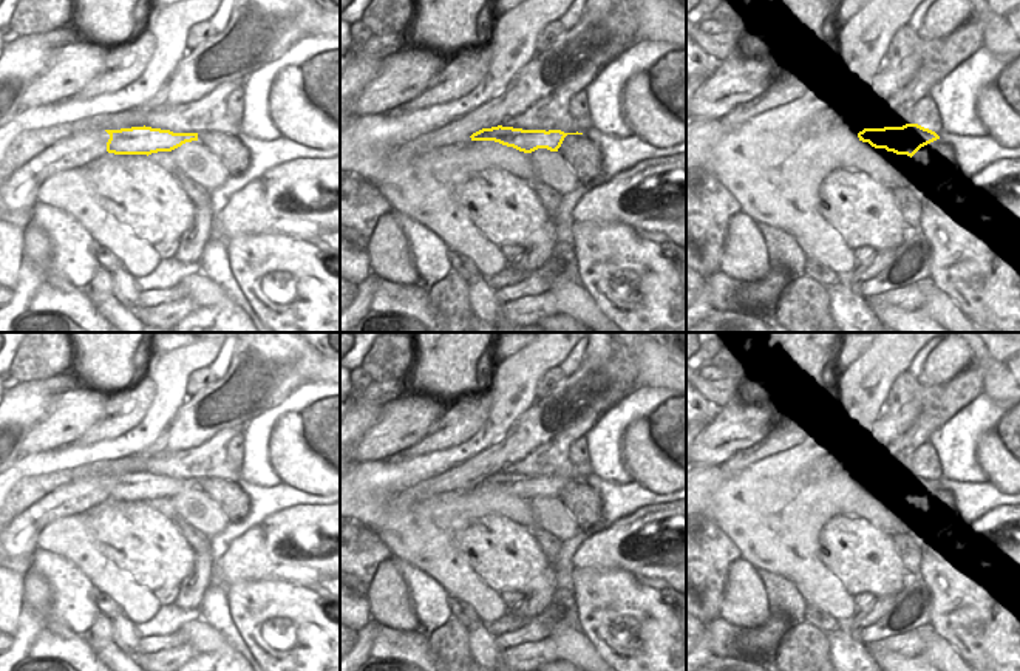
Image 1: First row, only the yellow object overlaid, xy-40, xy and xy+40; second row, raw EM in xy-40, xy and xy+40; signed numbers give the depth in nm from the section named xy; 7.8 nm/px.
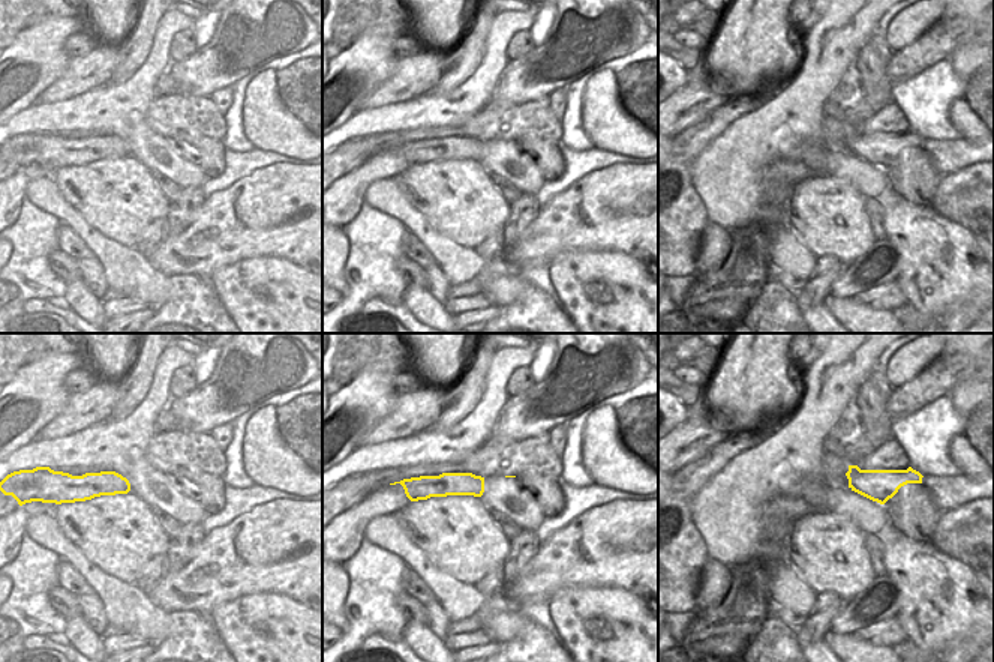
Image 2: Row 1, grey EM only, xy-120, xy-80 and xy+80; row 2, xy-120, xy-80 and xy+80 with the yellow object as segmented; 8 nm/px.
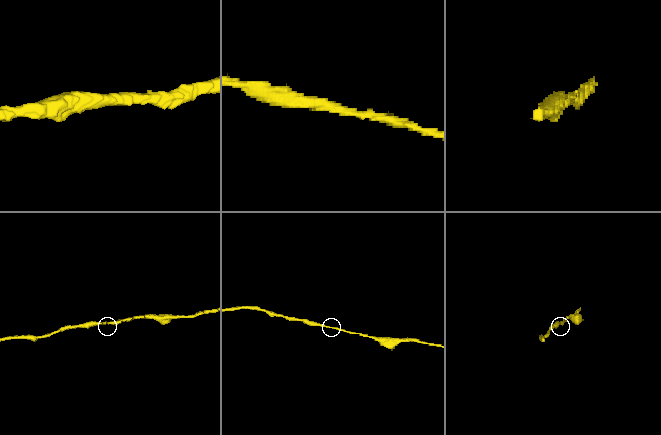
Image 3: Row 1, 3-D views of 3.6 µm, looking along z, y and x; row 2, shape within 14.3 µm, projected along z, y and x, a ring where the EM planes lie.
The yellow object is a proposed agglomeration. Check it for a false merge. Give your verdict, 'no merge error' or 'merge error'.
no merge error

